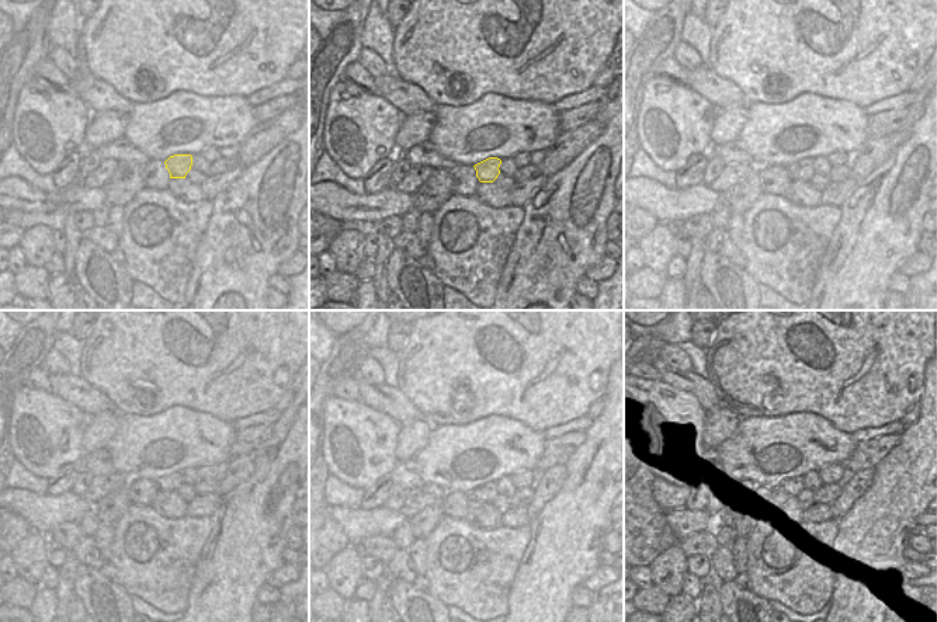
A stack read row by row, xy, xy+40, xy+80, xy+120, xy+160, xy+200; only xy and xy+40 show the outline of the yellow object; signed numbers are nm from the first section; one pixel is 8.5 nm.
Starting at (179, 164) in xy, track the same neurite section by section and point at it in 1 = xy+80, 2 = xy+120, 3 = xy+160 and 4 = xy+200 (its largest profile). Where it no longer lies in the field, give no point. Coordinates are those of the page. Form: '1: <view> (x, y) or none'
1: xy+80 (802, 169)
2: xy+120 (172, 483)
3: xy+160 (490, 497)
4: xy+200 (805, 497)

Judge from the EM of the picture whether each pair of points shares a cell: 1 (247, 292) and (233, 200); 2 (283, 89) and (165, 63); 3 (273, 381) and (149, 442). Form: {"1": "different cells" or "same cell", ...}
{"1": "same cell", "2": "different cells", "3": "different cells"}

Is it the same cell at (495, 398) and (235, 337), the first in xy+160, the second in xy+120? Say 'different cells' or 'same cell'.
same cell

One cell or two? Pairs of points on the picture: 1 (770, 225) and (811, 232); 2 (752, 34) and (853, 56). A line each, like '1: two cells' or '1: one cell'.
1: one cell
2: one cell

